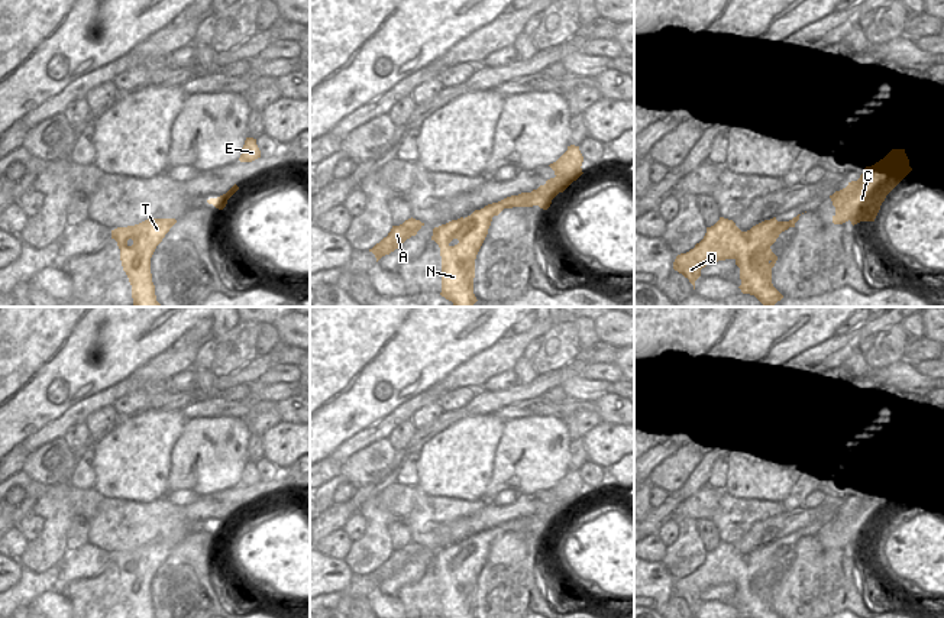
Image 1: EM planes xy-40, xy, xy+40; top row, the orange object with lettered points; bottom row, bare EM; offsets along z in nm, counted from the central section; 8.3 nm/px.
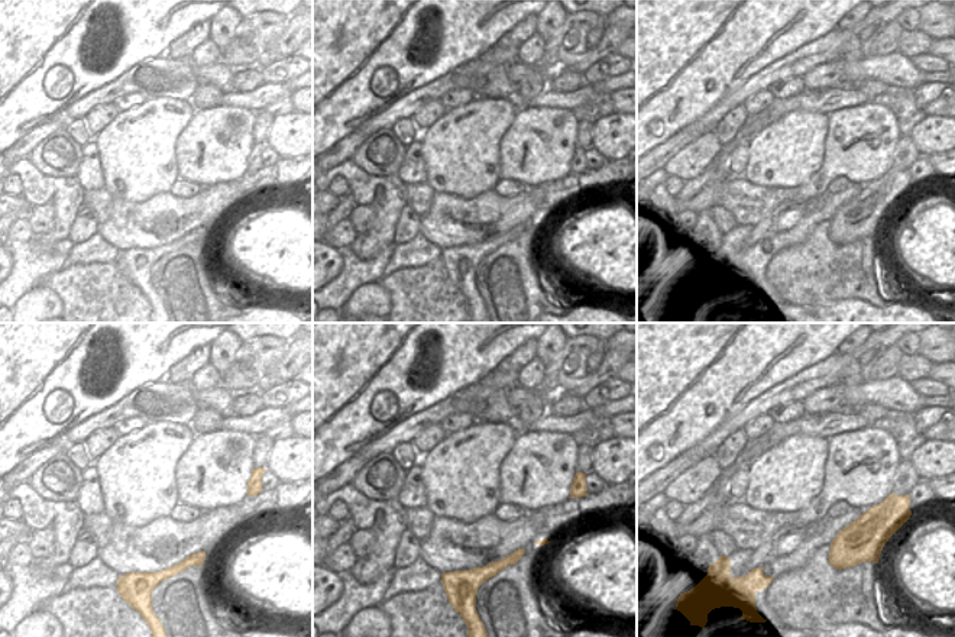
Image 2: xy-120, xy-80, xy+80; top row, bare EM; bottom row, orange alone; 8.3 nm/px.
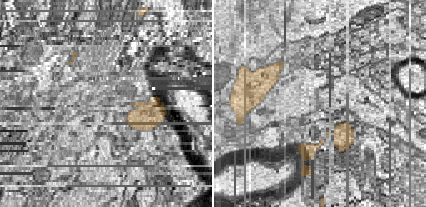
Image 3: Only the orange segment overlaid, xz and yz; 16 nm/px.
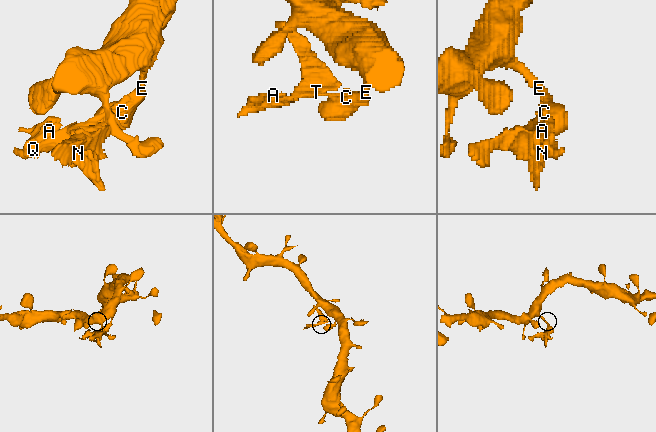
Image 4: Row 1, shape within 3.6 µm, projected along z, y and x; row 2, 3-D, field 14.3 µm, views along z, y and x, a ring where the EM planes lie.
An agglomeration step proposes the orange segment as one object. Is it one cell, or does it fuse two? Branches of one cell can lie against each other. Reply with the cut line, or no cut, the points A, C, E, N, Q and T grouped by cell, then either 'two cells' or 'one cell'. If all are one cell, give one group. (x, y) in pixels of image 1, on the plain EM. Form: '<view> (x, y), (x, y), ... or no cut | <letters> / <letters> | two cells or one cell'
xy (498, 526), (504, 531) | A N Q T / C E | two cells

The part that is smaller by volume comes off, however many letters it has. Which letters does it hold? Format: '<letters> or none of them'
A, N, Q, T

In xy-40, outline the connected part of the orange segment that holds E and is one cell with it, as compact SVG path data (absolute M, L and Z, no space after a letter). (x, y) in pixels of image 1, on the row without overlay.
M246 462L239 485L240 486L252 486L258 482L261 482L261 475L256 469L256 463Z

